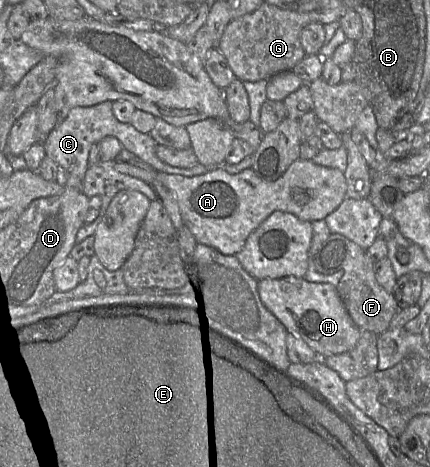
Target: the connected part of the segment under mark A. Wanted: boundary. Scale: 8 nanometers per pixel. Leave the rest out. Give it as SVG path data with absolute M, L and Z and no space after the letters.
M298 158L285 173L276 181L266 182L259 178L252 168L238 174L229 174L222 168L208 169L204 174L187 177L178 174L167 174L154 169L143 169L127 162L116 162L113 169L117 172L131 175L150 184L153 180L161 182L177 201L184 226L193 234L200 244L212 247L225 255L239 253L249 235L273 212L284 211L292 213L299 219L313 222L323 220L332 213L346 198L347 183L344 172L336 168L328 168L314 163L312 160Z

